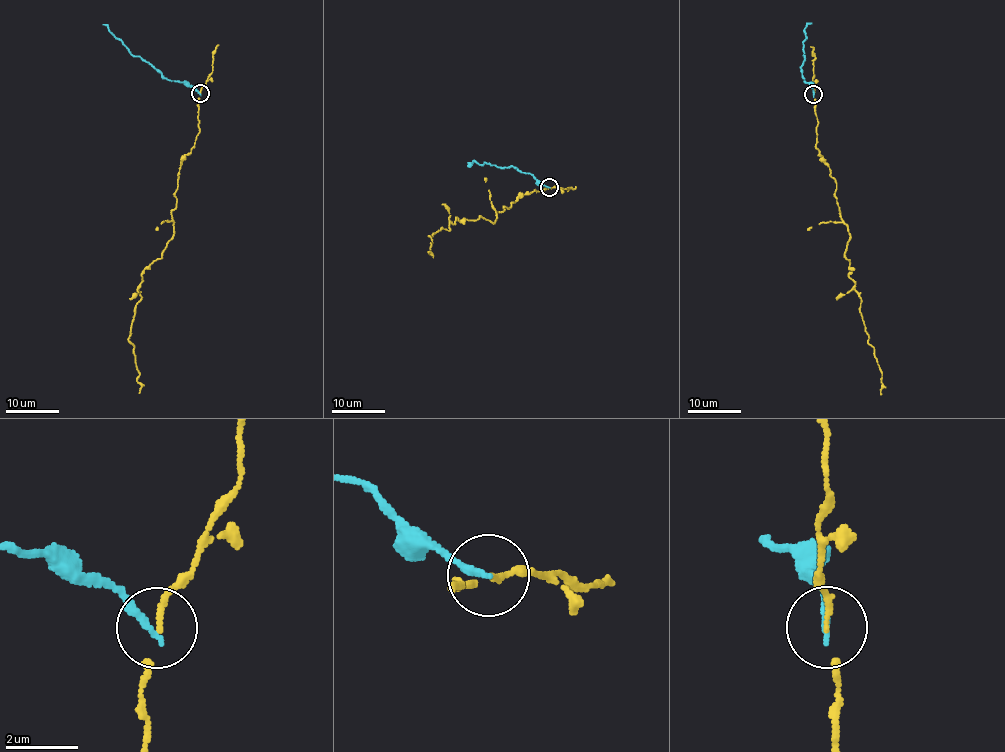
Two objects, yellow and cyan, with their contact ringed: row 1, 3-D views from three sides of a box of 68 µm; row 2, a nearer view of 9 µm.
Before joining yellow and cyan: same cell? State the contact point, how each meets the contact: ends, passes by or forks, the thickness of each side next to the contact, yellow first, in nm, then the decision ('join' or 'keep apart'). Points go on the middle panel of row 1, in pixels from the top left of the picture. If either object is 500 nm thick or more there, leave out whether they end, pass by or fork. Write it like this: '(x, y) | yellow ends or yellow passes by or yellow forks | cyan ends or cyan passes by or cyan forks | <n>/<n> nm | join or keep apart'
(549, 187) | yellow passes by | cyan ends | 100/240 nm | keep apart

